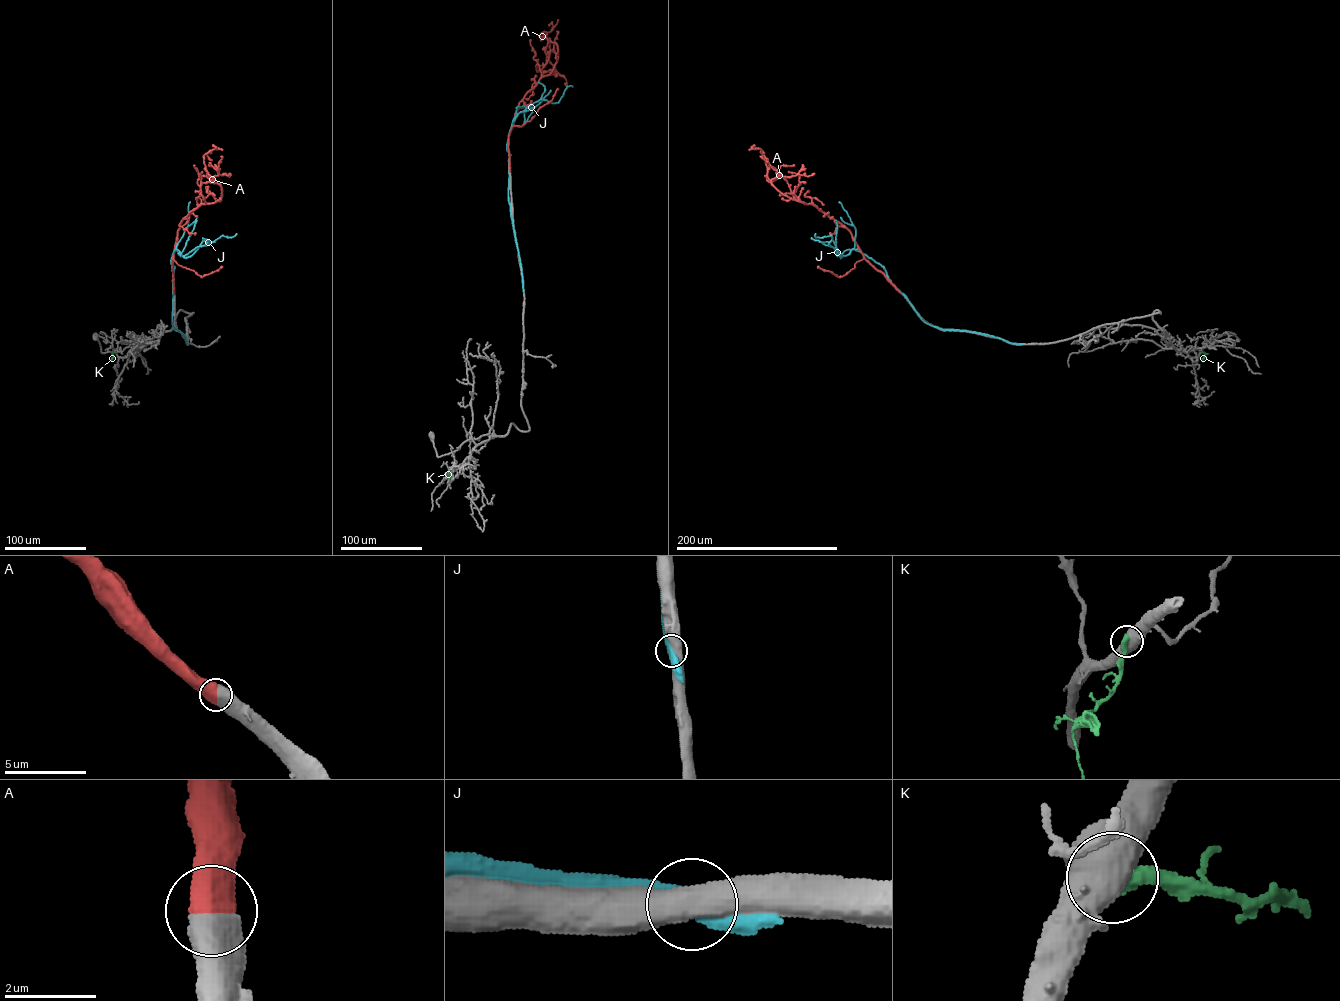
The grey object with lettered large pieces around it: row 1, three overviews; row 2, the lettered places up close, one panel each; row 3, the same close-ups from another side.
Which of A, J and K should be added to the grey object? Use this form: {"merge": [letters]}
{"merge": ["A"]}

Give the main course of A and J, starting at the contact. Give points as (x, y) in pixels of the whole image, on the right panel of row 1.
A: (901, 293), (866, 259), (844, 225), (812, 204), (783, 195), (772, 184), (761, 149), (754, 149), (754, 145)
J: (1020, 344), (925, 323), (884, 267), (854, 249), (842, 256), (828, 245), (831, 235), (816, 237), (815, 233)

